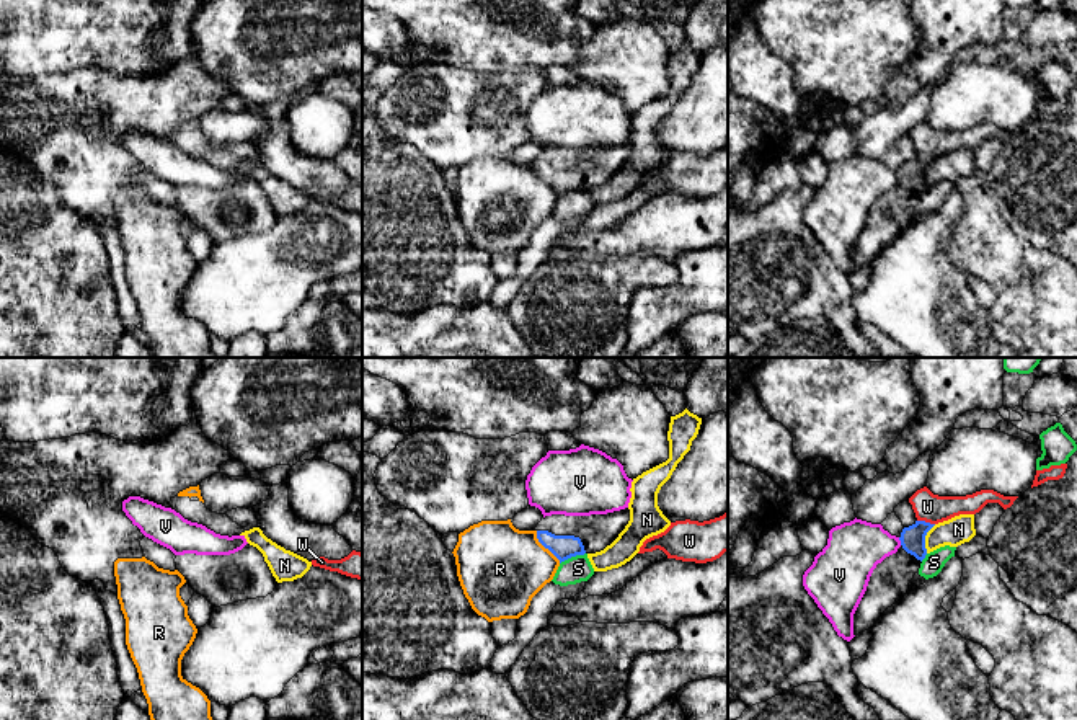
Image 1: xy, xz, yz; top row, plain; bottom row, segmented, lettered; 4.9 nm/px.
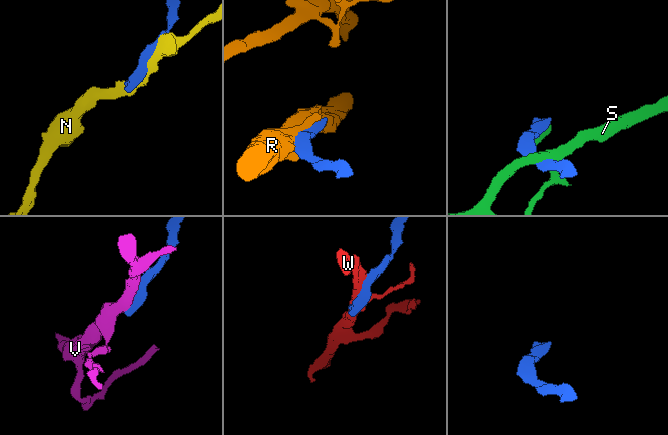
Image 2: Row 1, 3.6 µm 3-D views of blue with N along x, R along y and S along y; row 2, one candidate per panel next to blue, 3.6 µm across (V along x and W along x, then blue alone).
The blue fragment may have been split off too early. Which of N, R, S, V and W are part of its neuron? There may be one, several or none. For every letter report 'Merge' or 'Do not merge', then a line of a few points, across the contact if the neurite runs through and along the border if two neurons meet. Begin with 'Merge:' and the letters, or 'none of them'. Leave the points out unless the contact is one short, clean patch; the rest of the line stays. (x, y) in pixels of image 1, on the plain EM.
Merge: none of them
N: Do not merge
R: Do not merge
S: Do not merge
V: Do not merge. Line: yz (898, 172), (901, 178)
W: Do not merge

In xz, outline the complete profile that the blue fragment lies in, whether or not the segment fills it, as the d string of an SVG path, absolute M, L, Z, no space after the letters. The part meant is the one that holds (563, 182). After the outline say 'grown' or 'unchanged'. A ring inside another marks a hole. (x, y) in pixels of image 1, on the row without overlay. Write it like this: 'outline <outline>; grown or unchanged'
outline M630 144L607 149L552 149L537 158L537 173L560 198L584 188L596 188L610 180L630 155Z; grown

